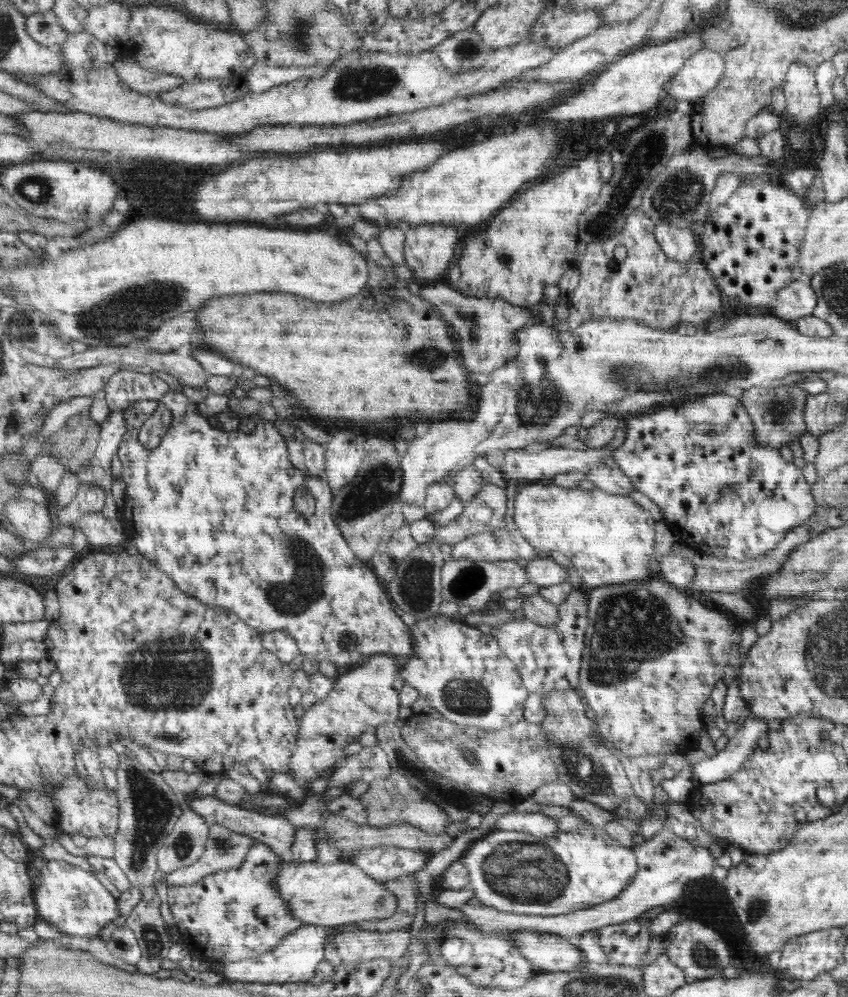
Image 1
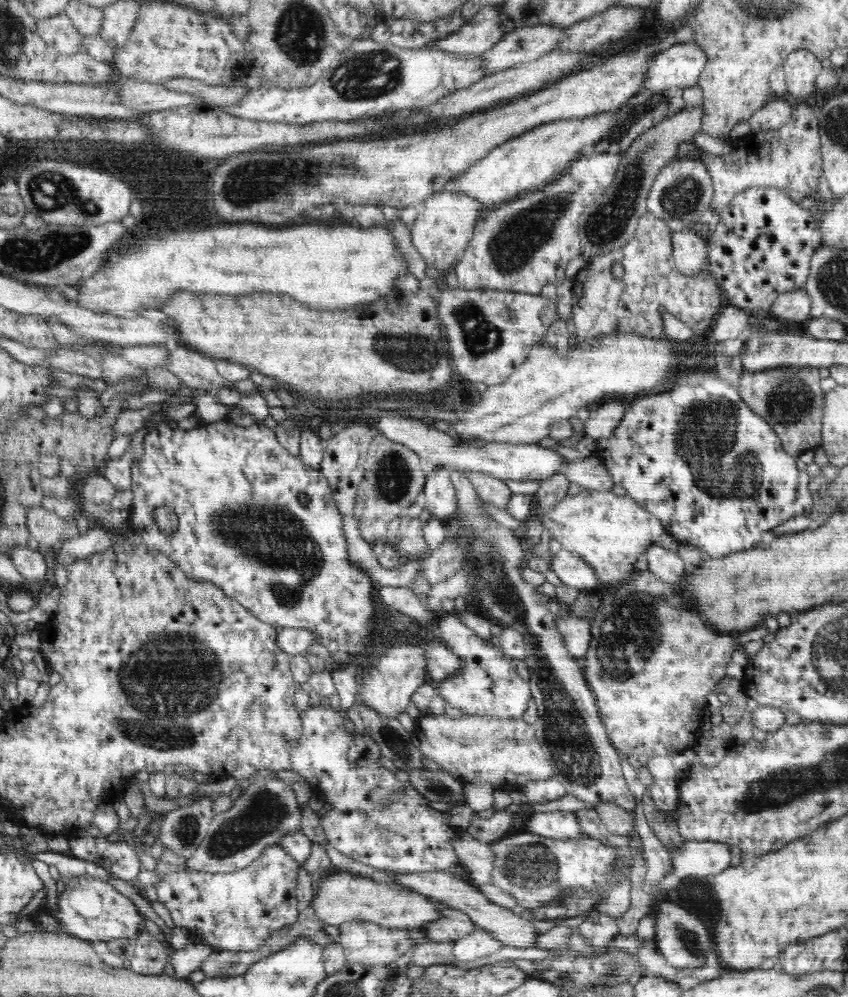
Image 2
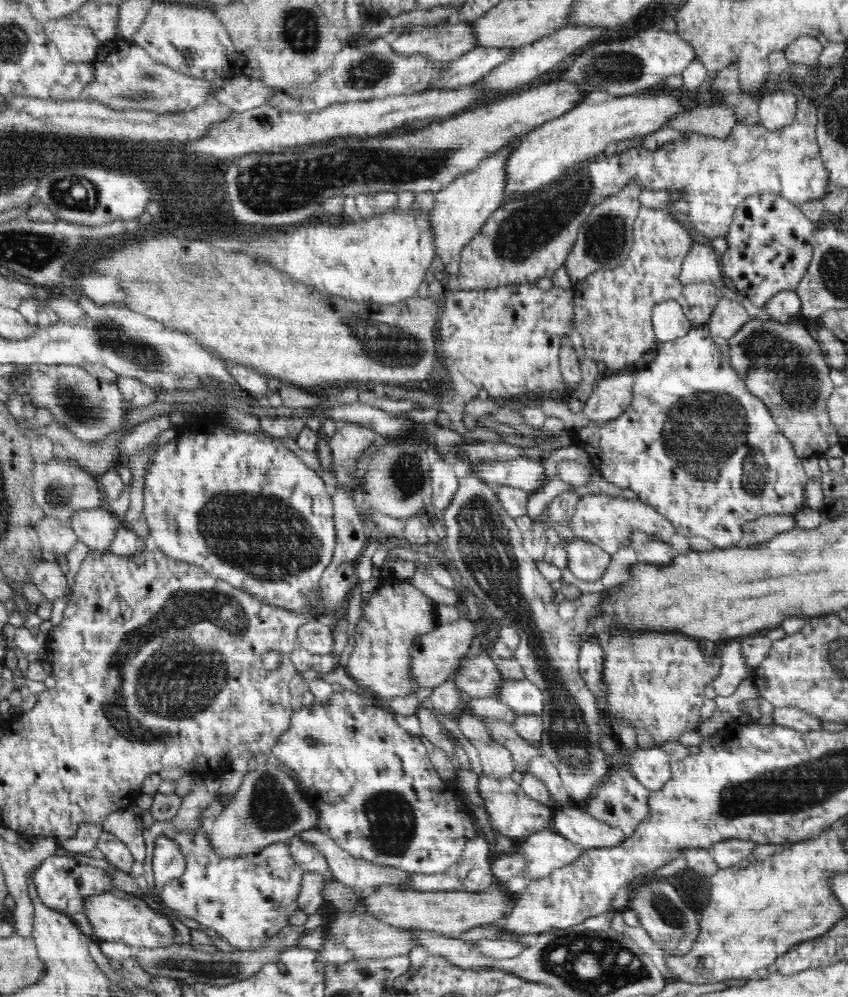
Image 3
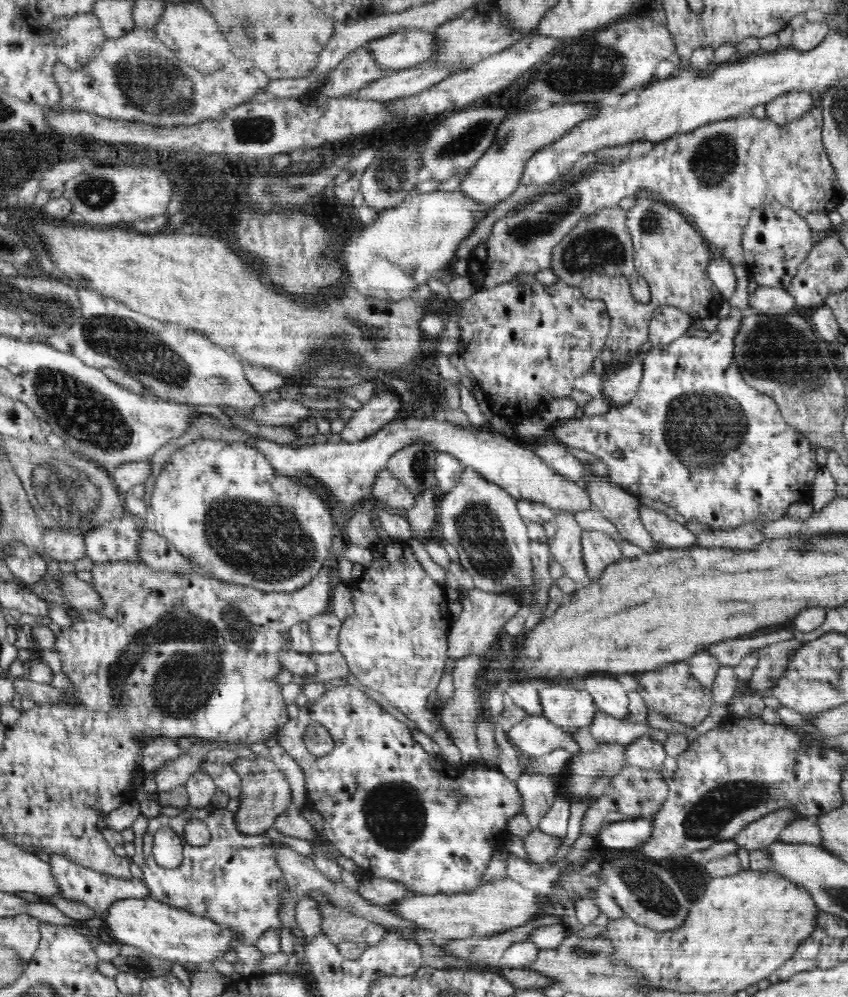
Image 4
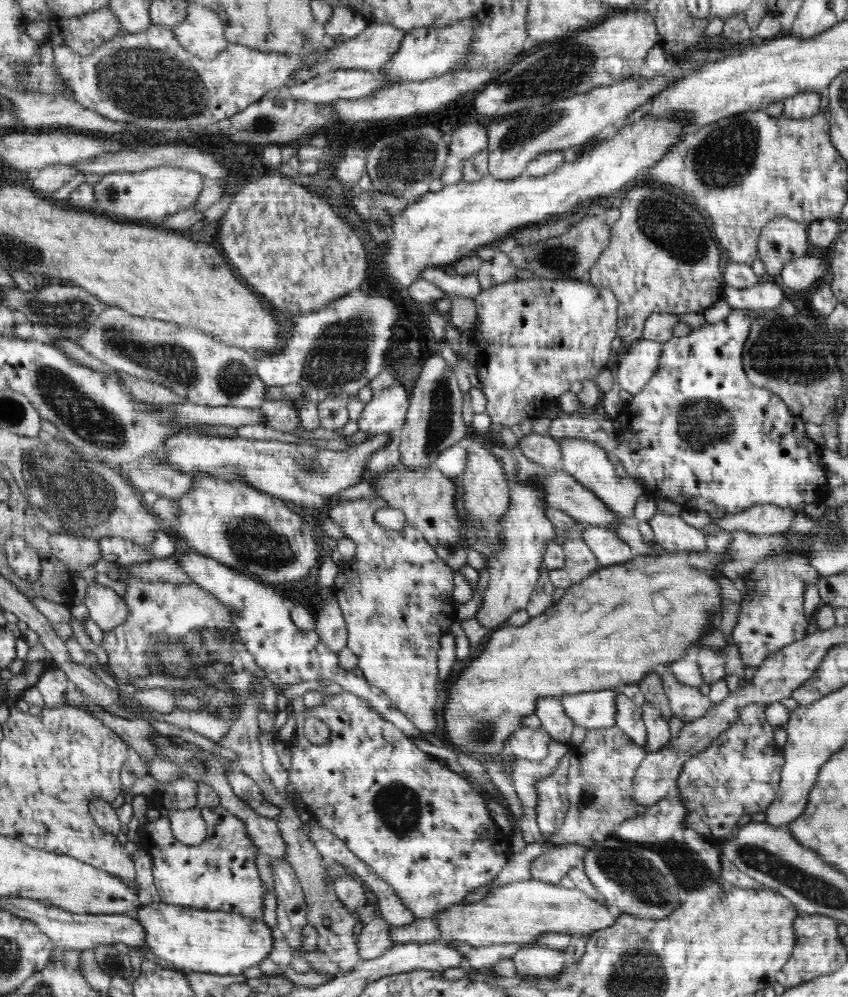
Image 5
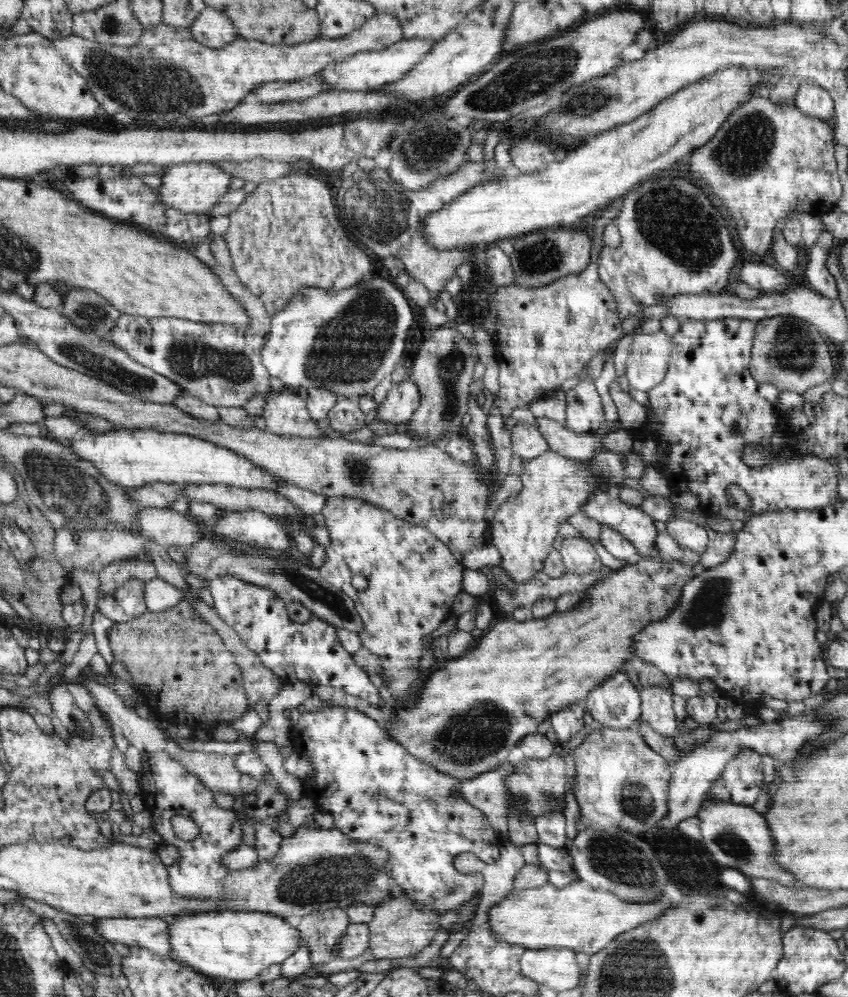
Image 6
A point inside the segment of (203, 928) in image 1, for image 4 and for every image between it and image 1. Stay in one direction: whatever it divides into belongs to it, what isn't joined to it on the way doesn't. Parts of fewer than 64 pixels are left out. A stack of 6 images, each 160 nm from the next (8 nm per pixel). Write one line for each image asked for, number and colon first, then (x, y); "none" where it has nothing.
2: (236, 911)
3: (247, 899)
4: (234, 880)

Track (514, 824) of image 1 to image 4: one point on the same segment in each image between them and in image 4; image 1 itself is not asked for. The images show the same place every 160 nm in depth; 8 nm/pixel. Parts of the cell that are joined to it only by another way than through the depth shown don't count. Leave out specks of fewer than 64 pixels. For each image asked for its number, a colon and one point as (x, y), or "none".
2: (558, 825)
3: (579, 826)
4: (624, 835)

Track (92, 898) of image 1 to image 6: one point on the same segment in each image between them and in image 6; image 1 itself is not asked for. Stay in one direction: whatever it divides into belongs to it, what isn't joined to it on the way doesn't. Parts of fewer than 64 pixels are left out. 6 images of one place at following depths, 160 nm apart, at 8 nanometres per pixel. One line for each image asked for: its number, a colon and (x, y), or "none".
2: (91, 909)
3: (117, 916)
4: (173, 934)
5: (222, 943)
6: (237, 945)

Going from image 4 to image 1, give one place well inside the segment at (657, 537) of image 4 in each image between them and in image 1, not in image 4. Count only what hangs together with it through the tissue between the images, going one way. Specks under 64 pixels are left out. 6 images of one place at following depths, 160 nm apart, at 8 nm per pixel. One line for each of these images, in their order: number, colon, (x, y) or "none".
1: (608, 538)
2: (608, 532)
3: (607, 522)

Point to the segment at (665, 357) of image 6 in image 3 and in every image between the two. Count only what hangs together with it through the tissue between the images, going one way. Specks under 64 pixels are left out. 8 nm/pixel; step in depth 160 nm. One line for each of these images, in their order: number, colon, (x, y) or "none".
3: (611, 396)
4: (620, 387)
5: (636, 365)

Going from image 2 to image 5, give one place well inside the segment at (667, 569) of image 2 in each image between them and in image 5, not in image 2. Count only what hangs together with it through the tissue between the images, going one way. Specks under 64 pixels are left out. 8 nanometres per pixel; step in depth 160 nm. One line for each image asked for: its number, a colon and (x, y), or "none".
3: (651, 551)
4: (621, 508)
5: (586, 462)

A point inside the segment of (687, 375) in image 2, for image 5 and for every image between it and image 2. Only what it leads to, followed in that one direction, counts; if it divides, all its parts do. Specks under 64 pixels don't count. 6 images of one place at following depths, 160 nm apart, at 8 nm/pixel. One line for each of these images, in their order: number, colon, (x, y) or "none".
3: (694, 444)
4: (697, 437)
5: (700, 434)

